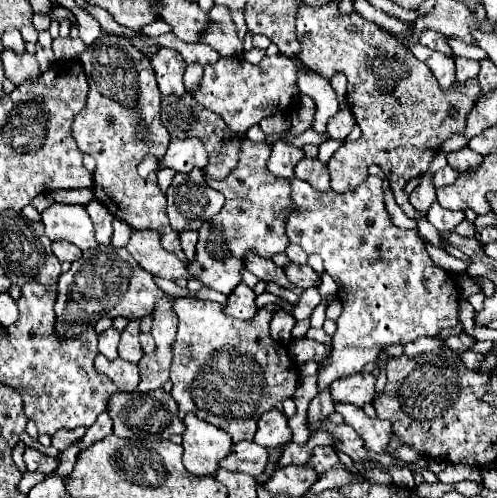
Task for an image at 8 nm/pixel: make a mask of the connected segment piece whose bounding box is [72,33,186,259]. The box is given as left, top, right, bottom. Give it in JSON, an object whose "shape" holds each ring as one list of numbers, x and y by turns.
{"shape":[[102,33,82,55,80,61,86,69,88,77,88,97,86,97,86,107,78,113,74,119,74,139,80,147,82,153,88,153,96,159,96,169,94,169,94,197,116,217,128,223,132,229,156,229,162,235,162,245,168,247,168,251,174,251,180,259,186,259,180,247,180,235,178,231,172,231,166,215,166,195,158,187,156,173,150,173,146,179,138,175,138,163,146,157,152,155,156,159,162,159,168,143,170,143,170,133,164,129,160,123,160,89,156,83,156,75,152,71,150,61,146,55,142,55,138,49,130,47,124,37,118,35,106,35]]}

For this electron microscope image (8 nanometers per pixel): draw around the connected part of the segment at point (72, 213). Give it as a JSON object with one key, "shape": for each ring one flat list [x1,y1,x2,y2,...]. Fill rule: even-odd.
{"shape":[[54,203,46,211,42,211,42,221,46,227,46,235,52,241,64,239,80,247,82,251,98,247,94,237,94,225,90,215,82,205,64,205]]}

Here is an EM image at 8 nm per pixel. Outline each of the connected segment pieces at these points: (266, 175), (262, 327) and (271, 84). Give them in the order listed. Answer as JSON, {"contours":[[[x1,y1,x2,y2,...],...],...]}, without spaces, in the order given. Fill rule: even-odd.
{"contours":[[[242,137,238,165,228,173,228,177,224,177,224,179,212,179,212,177,206,179,206,183,210,187,214,187,216,191,220,191,226,197,226,201,224,201,222,211,216,213,210,221,206,221,200,227,196,257,190,263,190,273,192,273,192,277,206,283,210,289,216,289,224,295,230,295,234,291,234,287,242,283,242,271,244,271,244,261,246,261,244,257,246,257,248,251,254,251,262,257,272,257,274,253,284,253,284,249,290,243,288,237,286,237,286,219,288,219,288,211,290,211,288,205,292,205,290,181,270,175,270,171,266,169,268,157,270,157,270,147,266,143,252,143,246,137]],[[180,297,172,307,178,315,178,339,170,367,174,385,170,393,180,407,180,417,194,413,230,433,234,443,252,441,262,413,272,407,282,411,282,401,294,395,298,383,298,367,290,359,290,351,270,337,268,325,278,307,262,307,250,321,226,317,218,303,194,297]],[[282,53,264,57,258,65,252,65,236,55,220,57,214,65,204,67,198,89,194,89,192,95,206,109,218,113,230,131,244,135,264,117,272,117,276,113,286,114,292,110,290,107,296,97,296,63,292,57]]]}

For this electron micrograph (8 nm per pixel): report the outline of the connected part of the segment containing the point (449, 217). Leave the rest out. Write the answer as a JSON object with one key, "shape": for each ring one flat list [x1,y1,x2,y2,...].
{"shape":[[434,203,434,207,430,207,430,211,426,213,426,219,440,231,454,231,454,227,464,221,464,211,446,211,444,207,440,207,438,203]]}

